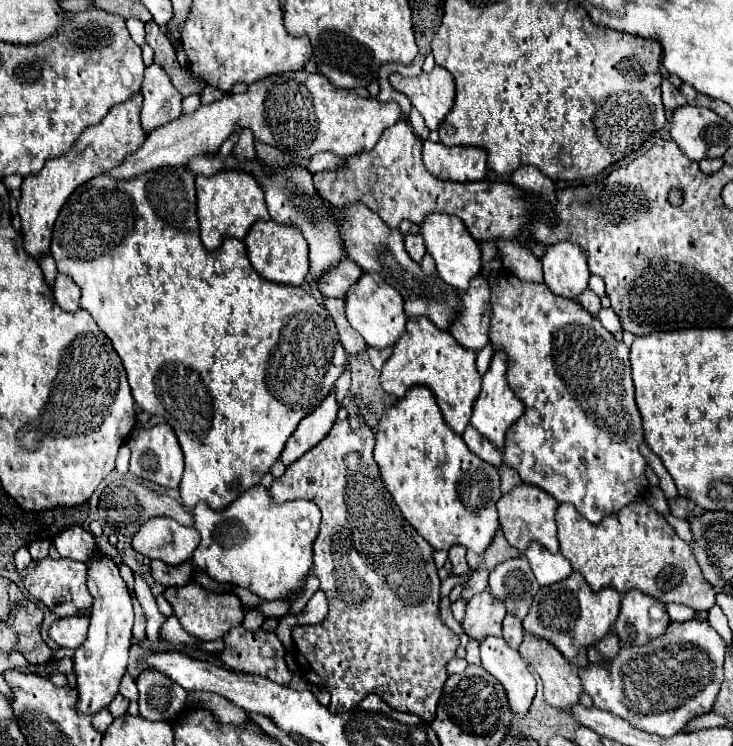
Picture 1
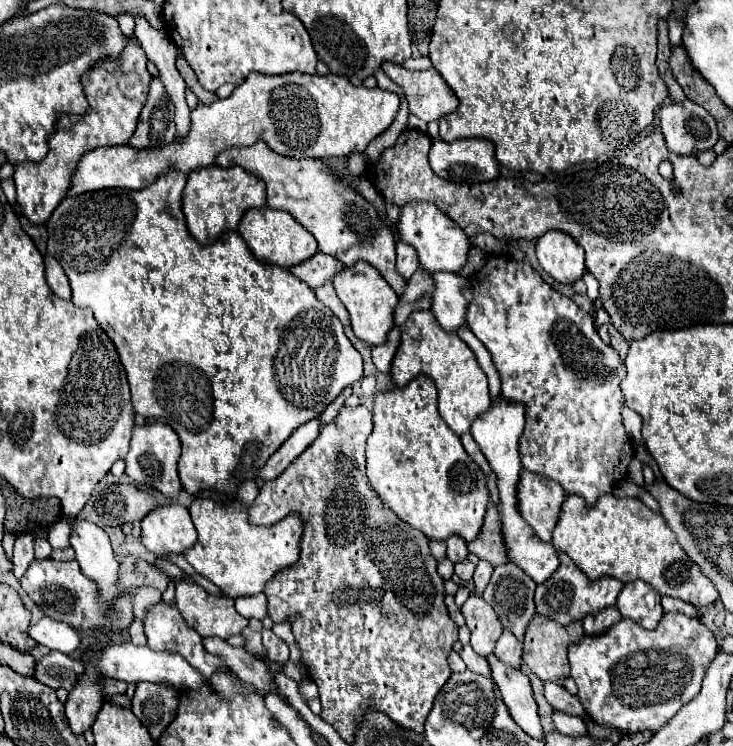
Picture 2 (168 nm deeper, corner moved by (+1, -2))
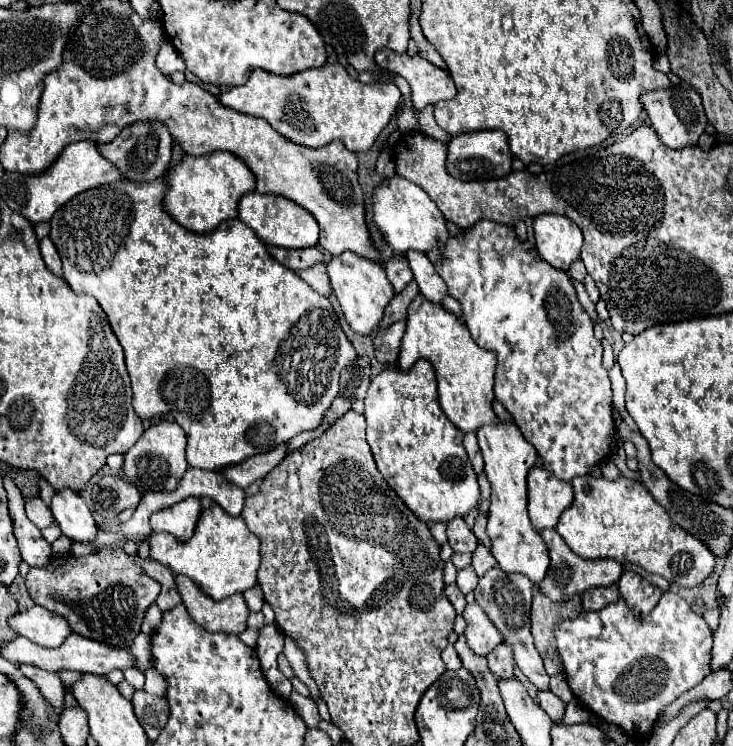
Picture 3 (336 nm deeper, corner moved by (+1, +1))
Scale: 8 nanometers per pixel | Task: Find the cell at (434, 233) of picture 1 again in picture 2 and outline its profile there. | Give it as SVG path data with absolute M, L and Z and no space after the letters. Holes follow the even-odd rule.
M409 200L405 206L401 206L401 214L397 220L397 234L399 240L413 246L419 258L421 268L427 272L459 272L461 266L467 262L469 252L469 238L467 234L449 220L433 202L421 202L421 200Z

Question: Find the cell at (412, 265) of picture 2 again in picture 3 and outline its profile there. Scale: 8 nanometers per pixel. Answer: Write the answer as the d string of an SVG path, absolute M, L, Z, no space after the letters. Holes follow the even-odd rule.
M405 257L389 259L385 263L385 271L387 271L387 277L389 277L389 281L397 293L413 279L413 271L409 269L409 263L405 261Z

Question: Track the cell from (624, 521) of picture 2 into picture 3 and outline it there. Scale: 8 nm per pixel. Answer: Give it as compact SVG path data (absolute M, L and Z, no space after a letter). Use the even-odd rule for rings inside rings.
M575 477L571 481L575 501L563 511L555 531L565 539L569 549L587 561L615 559L621 565L633 563L647 573L665 577L679 587L701 585L715 569L711 551L697 539L679 529L651 493L627 477L607 481L603 477Z

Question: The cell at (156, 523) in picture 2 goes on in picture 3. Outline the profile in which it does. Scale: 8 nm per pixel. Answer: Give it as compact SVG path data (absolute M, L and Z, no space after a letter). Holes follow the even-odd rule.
M187 497L181 503L165 507L149 519L153 533L169 533L181 541L193 535L195 523L201 513L201 503L197 497Z

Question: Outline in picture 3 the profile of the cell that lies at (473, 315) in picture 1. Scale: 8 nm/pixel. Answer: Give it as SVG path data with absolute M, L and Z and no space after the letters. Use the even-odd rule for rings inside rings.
M411 251L405 255L409 259L409 265L413 269L413 277L423 293L423 297L427 297L427 301L441 305L443 299L447 297L447 285L443 281L443 277L437 273L435 265L427 259L425 253L417 253Z

